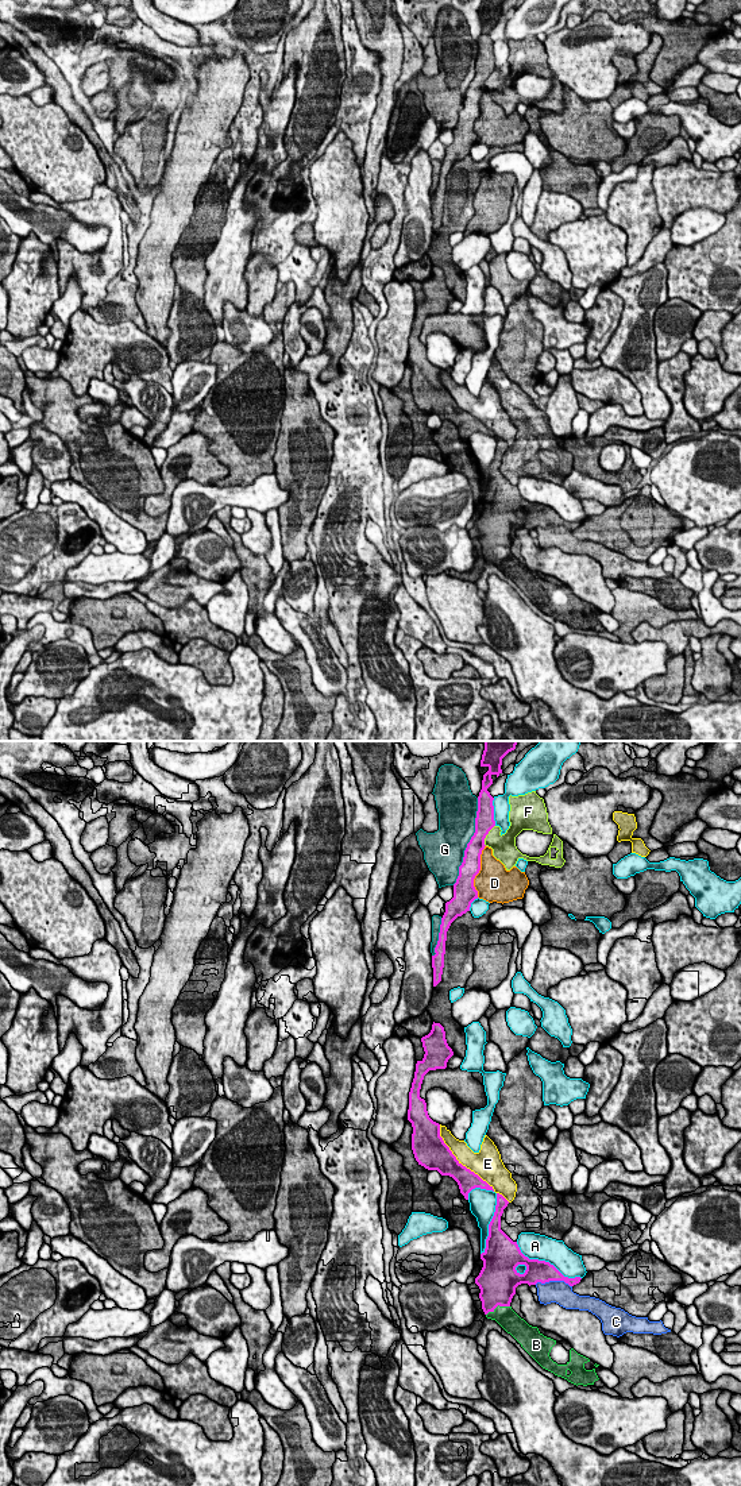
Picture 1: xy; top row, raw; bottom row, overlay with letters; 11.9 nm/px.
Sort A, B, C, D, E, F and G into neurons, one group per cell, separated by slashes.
A / B / C / D / E / F / G

